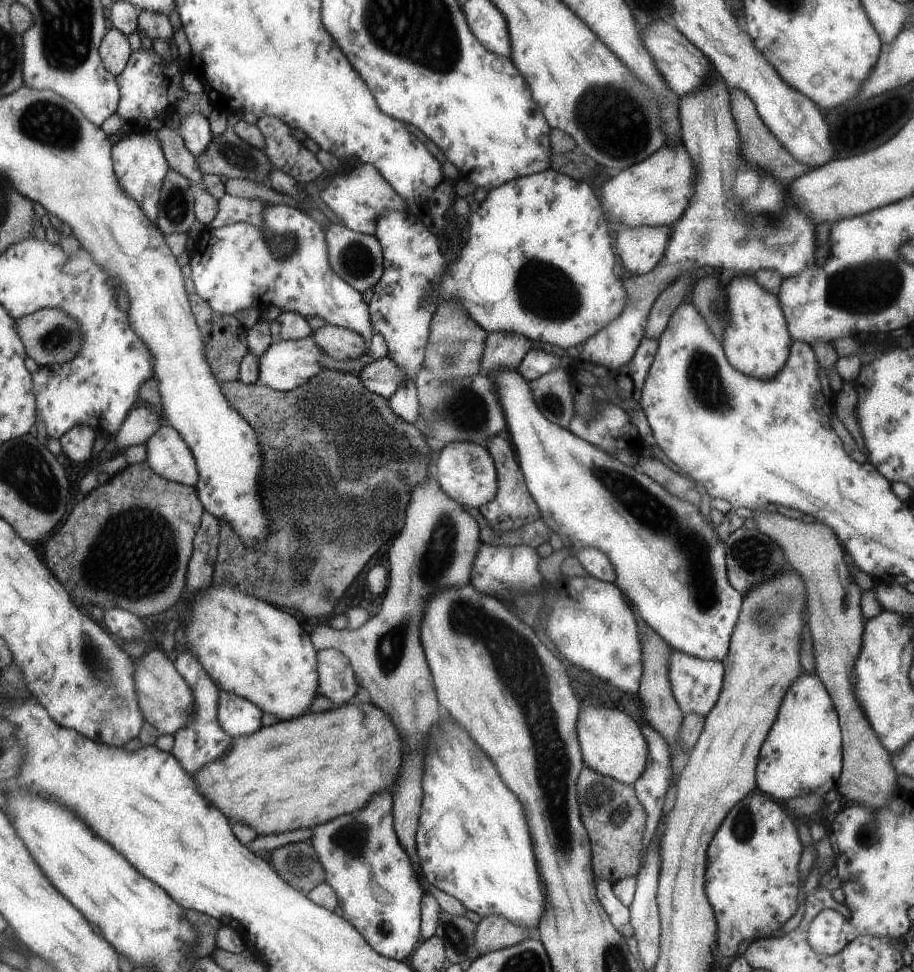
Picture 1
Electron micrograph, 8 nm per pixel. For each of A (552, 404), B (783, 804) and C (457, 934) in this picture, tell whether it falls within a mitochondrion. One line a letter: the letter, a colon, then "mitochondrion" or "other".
A: mitochondrion
B: other
C: mitochondrion

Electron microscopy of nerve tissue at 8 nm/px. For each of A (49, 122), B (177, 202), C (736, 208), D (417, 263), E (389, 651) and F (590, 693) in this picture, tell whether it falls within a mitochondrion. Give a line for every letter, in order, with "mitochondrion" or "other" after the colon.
A: mitochondrion
B: mitochondrion
C: mitochondrion
D: other
E: mitochondrion
F: other

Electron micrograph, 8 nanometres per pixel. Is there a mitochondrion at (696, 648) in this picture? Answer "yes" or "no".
no

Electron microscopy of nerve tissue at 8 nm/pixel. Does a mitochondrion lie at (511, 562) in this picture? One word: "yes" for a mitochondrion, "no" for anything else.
no

